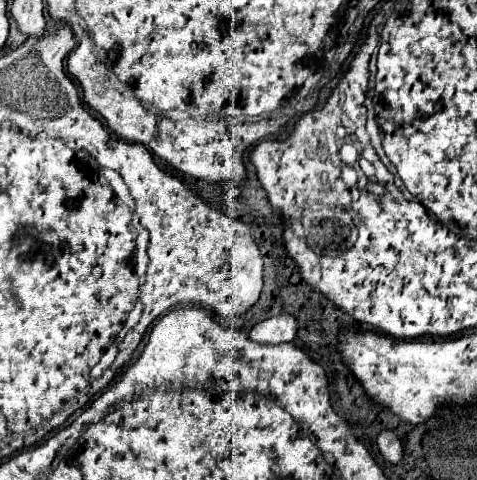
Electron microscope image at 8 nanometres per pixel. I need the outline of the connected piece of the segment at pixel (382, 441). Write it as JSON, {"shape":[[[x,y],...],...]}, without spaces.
{"shape":[[[392,430],[380,432],[380,436],[378,436],[378,448],[380,448],[380,452],[382,452],[386,462],[398,464],[402,460],[402,444],[400,444],[400,440],[396,438],[396,434]]]}

